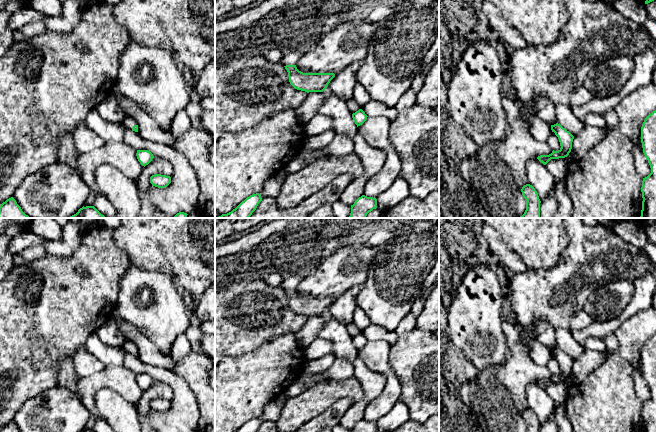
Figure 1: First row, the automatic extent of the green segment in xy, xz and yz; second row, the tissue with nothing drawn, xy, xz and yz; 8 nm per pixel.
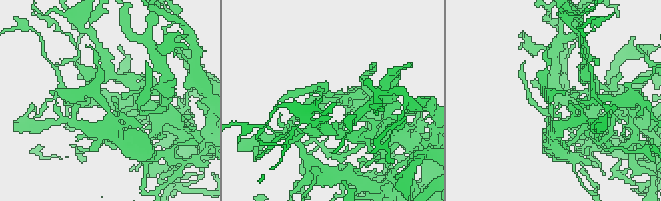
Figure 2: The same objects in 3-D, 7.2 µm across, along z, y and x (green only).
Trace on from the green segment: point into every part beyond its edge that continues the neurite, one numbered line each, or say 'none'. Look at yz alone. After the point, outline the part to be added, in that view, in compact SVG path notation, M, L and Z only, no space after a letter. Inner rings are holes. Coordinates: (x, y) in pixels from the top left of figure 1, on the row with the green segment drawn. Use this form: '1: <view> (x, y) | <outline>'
none

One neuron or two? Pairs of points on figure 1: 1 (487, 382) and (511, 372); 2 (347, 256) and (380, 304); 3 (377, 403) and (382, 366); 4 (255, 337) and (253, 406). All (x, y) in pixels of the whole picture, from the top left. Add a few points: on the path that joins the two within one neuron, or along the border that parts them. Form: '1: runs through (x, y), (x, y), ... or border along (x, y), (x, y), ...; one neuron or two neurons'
1: runs through (493, 382), (501, 382), (505, 378); one neuron
2: border along (374, 259), (370, 264), (367, 279), (360, 287); two neurons
3: runs through (386, 394), (390, 390), (390, 375); one neuron
4: border along (275, 337), (251, 351), (232, 355); two neurons

